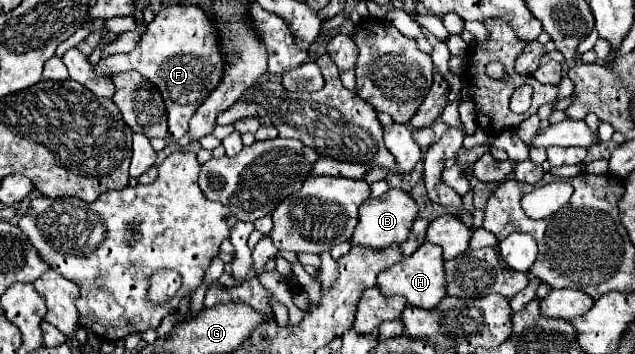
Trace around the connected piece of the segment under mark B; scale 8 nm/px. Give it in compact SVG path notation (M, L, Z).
M389 189L377 199L367 199L359 207L359 223L353 231L351 245L369 247L369 249L377 249L377 251L387 249L391 245L401 245L409 237L409 229L415 221L415 215L417 215L415 201L411 199L409 193L405 193L401 189Z

